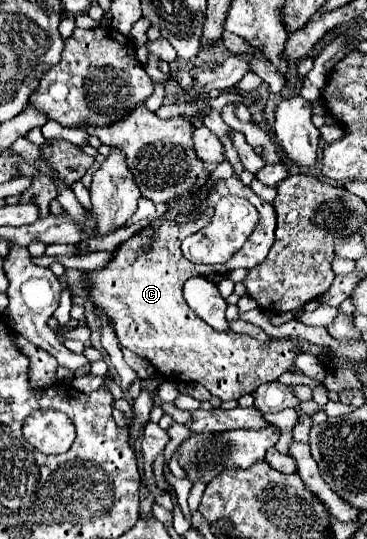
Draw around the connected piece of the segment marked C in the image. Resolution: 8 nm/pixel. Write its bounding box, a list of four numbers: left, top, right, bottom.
[83,178,323,400]

